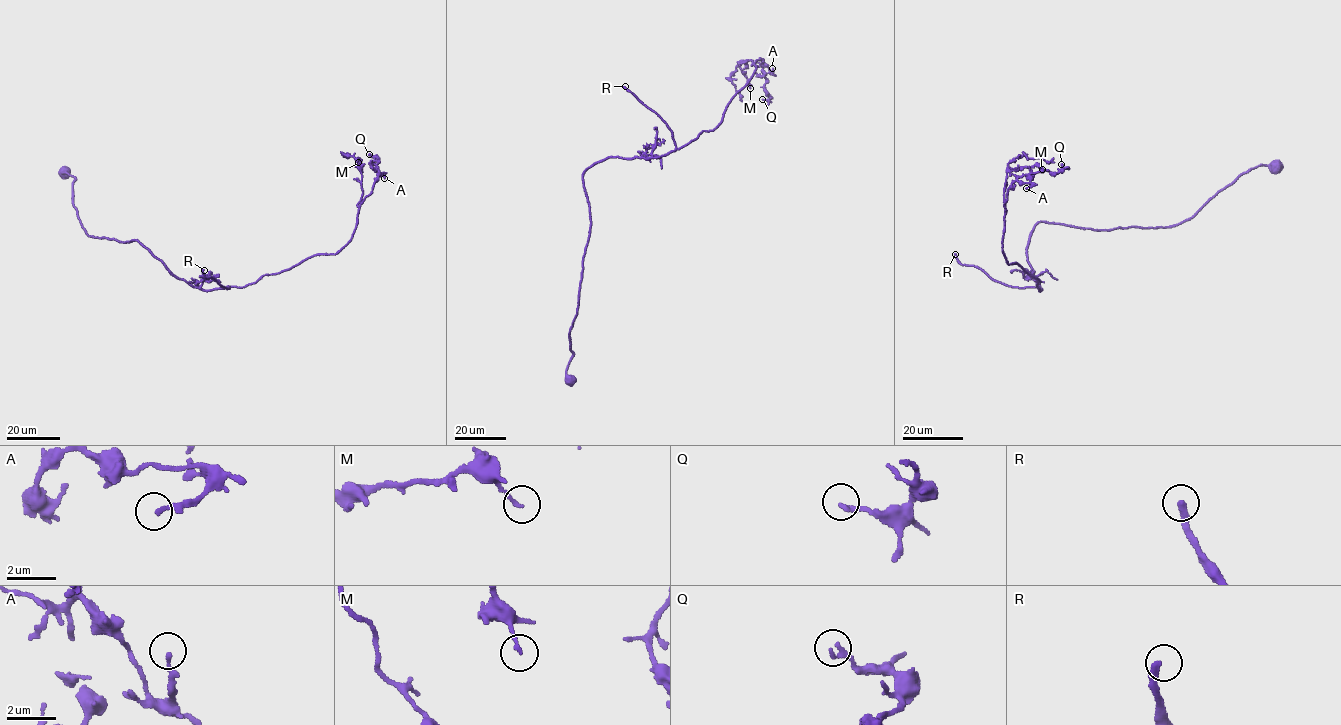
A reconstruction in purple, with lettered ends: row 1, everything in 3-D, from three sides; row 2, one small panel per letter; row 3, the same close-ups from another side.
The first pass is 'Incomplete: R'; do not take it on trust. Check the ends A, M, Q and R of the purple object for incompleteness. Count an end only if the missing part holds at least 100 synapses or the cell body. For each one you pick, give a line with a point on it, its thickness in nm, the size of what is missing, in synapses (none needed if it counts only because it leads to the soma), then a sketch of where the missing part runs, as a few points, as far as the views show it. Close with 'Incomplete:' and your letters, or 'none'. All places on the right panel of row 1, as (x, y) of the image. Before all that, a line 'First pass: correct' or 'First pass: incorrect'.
First pass: correct
R: (955, 254) | 300 nm | 200 syn | (955, 254), (941, 235), (939, 204), (928, 183), (932, 170), (948, 156), (973, 146), (967, 144), (957, 152)
Incomplete: R

